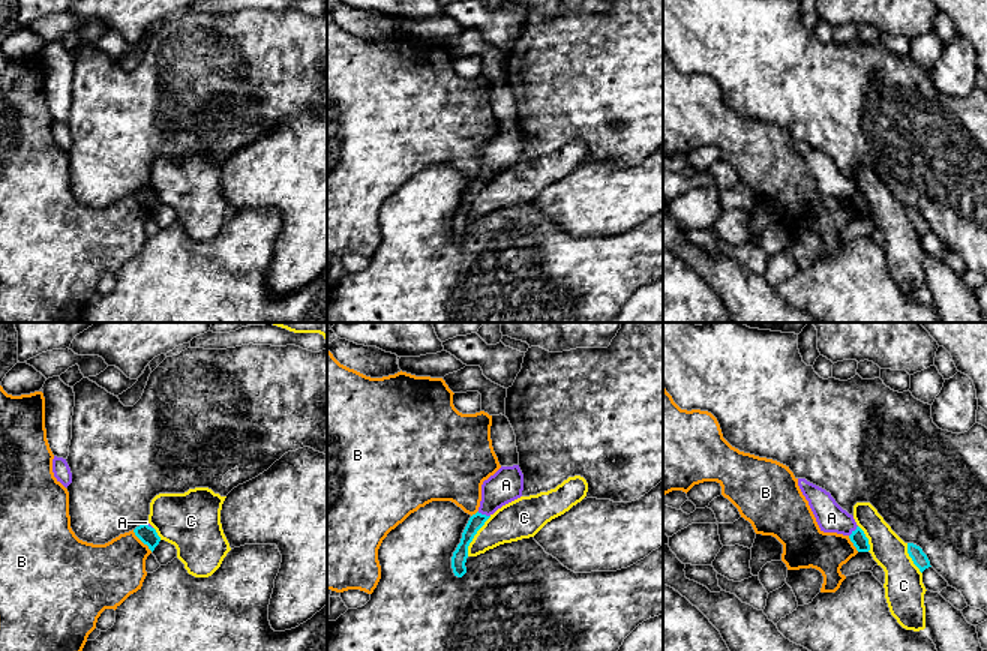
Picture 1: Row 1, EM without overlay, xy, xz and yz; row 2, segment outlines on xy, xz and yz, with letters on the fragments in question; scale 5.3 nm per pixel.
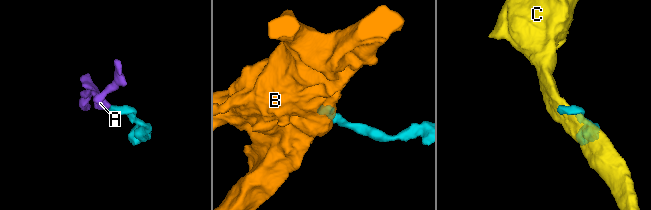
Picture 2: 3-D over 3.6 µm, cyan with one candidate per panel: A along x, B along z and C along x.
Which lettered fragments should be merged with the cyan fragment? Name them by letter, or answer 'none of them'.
none of them

